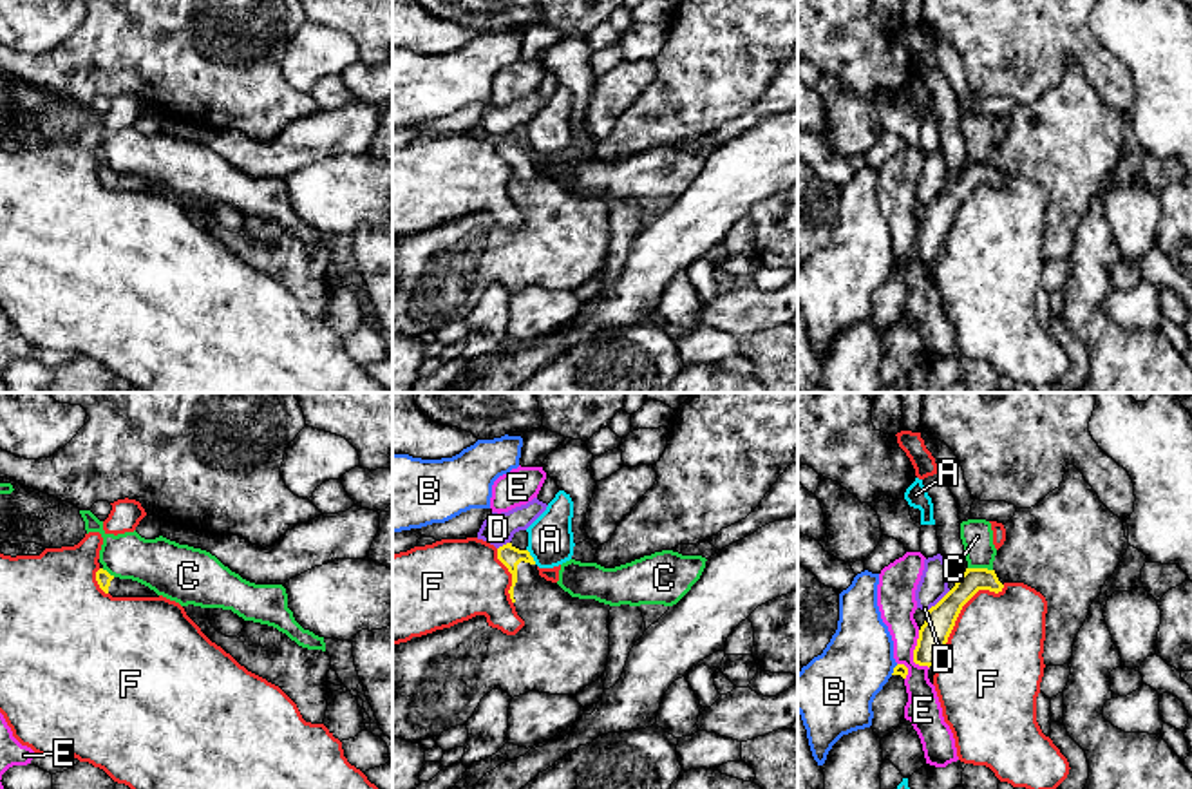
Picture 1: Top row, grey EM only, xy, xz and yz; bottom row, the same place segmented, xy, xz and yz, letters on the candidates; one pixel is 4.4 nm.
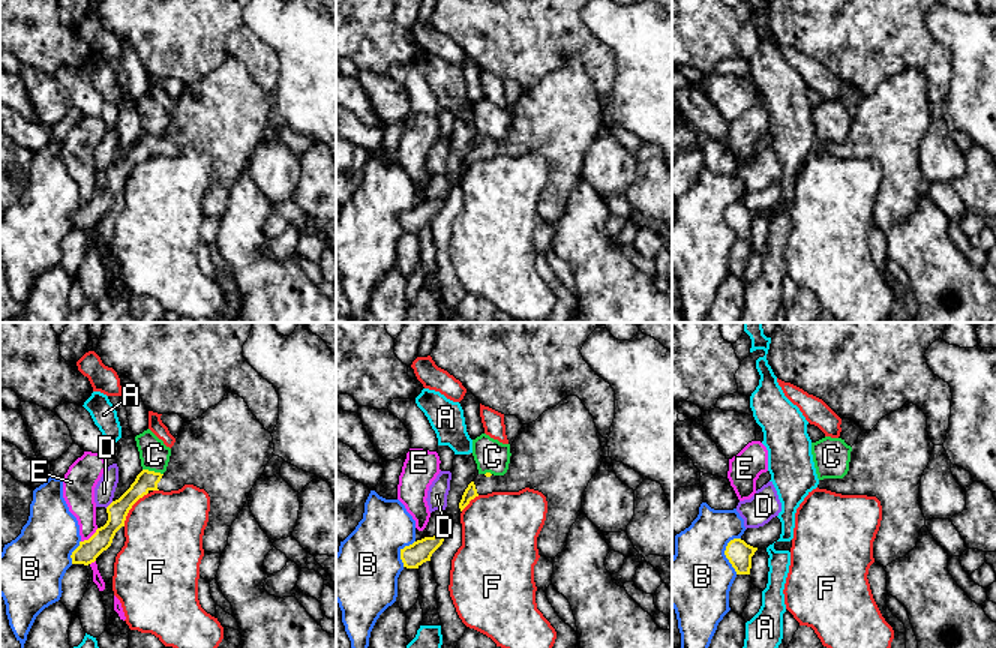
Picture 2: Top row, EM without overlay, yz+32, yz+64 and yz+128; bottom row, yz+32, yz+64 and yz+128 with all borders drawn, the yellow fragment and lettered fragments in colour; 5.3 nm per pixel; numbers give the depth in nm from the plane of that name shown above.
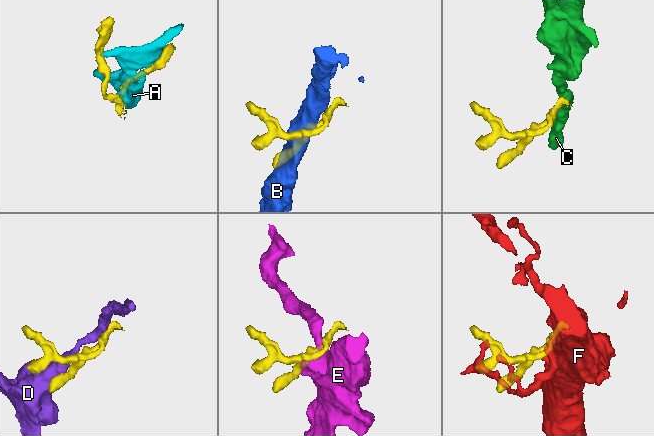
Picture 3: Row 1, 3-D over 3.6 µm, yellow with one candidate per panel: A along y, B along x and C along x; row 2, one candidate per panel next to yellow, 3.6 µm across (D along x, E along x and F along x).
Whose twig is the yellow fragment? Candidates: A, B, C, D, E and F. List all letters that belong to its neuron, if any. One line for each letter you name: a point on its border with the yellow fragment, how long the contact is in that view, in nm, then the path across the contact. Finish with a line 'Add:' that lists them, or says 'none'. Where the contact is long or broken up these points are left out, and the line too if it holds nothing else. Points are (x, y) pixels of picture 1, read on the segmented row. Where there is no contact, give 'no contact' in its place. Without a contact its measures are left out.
Add: none

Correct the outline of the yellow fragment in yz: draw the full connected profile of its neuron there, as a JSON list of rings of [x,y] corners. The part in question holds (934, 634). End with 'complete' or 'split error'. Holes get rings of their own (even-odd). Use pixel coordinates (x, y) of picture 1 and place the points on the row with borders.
[[[1067,465],[1060,487],[1031,509],[1017,509],[1004,528],[1006,541],[997,550],[993,568],[966,568],[955,586],[926,612],[913,650],[915,664],[933,666],[962,606],[979,590],[998,594],[1006,583],[1024,583],[1045,597],[1044,664],[1071,664],[1076,633],[1083,626],[1093,601],[1100,595],[1102,586],[1114,574],[1129,548],[1123,521],[1100,501],[1083,474],[1074,465]]]; split error

